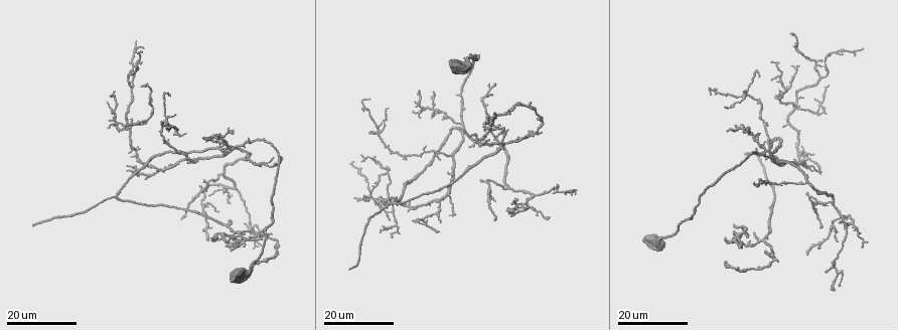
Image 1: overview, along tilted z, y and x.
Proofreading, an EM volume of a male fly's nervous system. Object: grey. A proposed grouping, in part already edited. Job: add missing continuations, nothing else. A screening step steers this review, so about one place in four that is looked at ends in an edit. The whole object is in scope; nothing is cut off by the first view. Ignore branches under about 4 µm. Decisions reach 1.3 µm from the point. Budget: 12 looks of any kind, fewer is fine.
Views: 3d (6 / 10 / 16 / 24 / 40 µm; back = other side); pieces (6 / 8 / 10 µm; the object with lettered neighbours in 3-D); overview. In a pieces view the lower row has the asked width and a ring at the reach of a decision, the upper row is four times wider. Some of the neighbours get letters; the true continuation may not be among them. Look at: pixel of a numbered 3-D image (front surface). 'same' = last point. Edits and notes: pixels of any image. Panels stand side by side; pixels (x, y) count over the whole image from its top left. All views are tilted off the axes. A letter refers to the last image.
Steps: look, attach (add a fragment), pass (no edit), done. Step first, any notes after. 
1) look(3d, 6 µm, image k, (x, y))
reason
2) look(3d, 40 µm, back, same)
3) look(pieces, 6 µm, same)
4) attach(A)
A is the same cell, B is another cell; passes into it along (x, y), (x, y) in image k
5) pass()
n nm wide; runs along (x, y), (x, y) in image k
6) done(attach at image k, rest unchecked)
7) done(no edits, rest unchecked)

look(3d, 16 µm, image 1, (557, 184))
free end

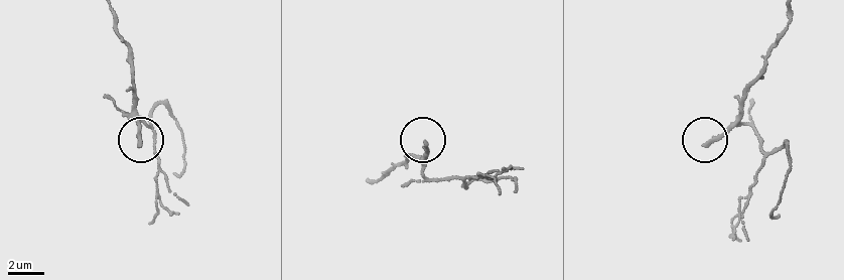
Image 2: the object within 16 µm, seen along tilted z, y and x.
look(pieces, 10 µm, image 2, (141, 146))

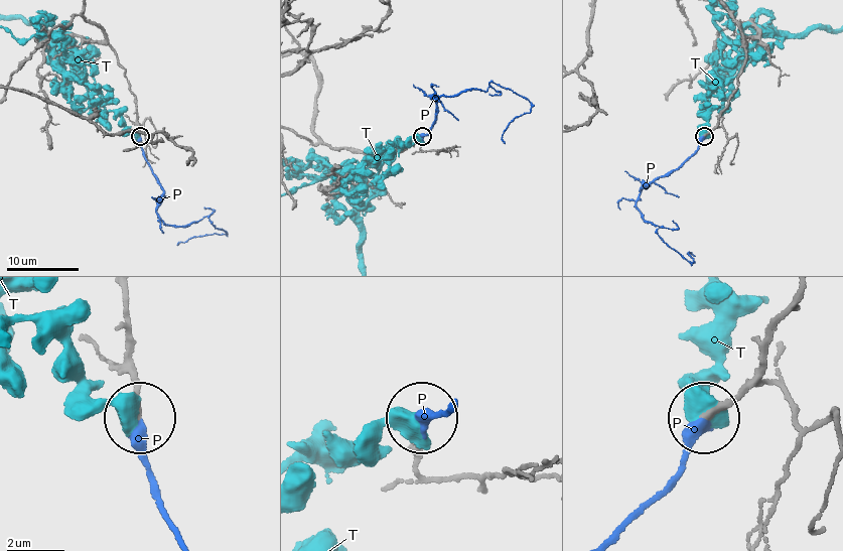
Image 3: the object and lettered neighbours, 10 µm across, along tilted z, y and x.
attach(P)
P is the same cell, T is another cell; it goes on there

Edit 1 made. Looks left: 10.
look(3d, 16 µm, image 1, (206, 240))

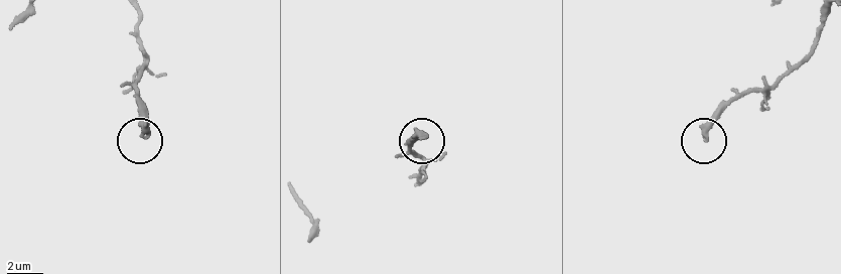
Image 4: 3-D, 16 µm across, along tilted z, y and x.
look(pieces, 10 µm, image 4, (708, 137))

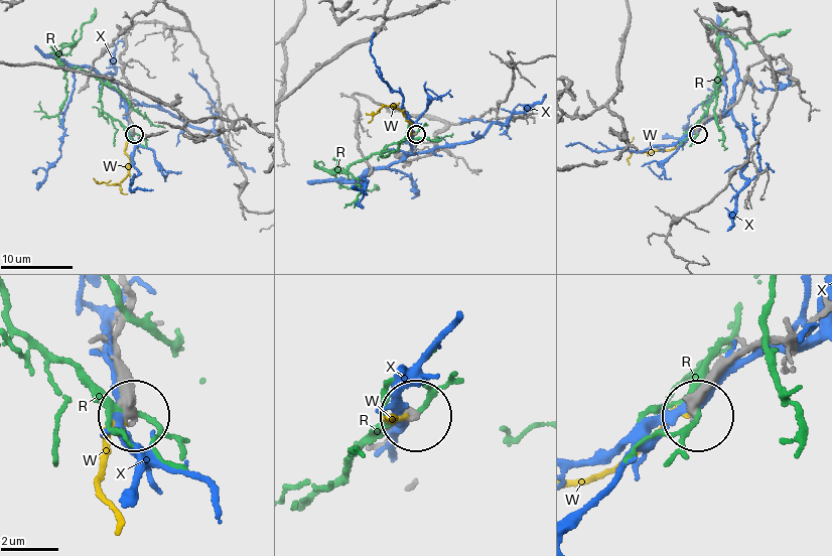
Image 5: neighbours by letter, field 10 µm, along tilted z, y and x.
attach(W)
310 nm wide; W is the same cell, R and X are other cells; passes into it along (120, 320), (116, 348), (128, 411), (101, 480), (123, 521) in image 5; the neuron continues

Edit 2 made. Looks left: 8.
look(3d, 16 µm, image 1, (181, 219))
free end

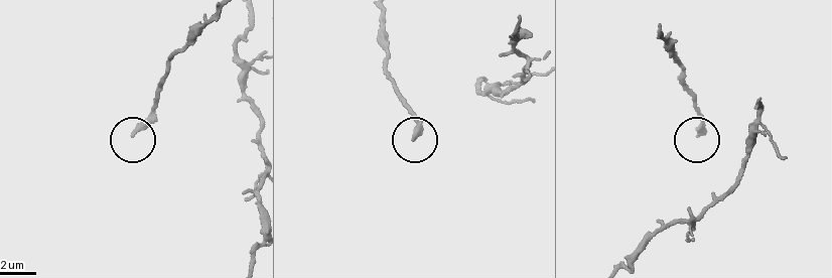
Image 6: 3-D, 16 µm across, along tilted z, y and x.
look(pieces, 8 µm, image 6, (134, 135))

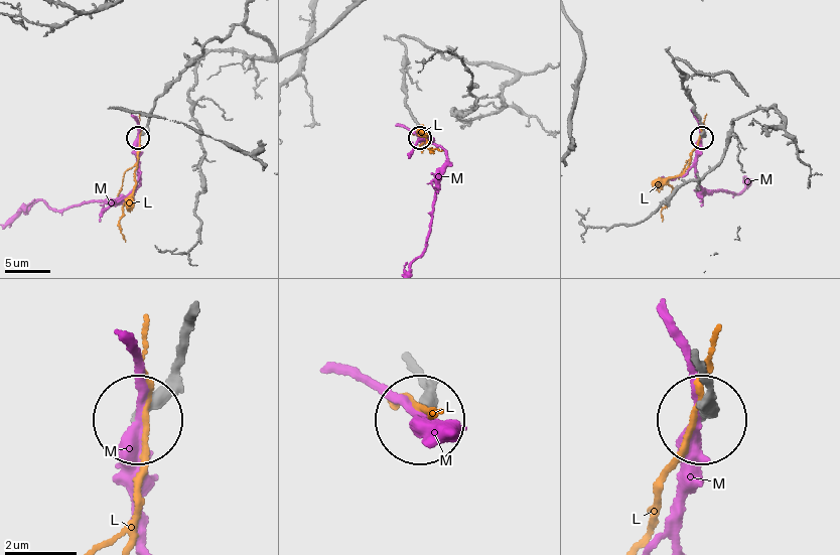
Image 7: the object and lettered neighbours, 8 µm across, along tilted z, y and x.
pass()
L and M are other cells; runs along (193, 323), (172, 387), (142, 421) in image 7; none of them fits

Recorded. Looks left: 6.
look(3d, 16 µm, image 1, (229, 220))
an open end

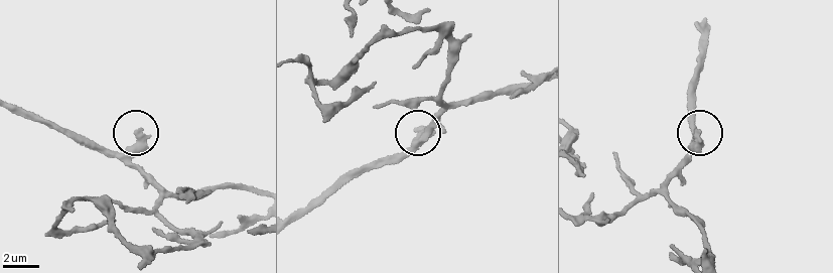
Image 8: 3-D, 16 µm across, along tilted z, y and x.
look(pieces, 8 µm, image 8, (149, 137))

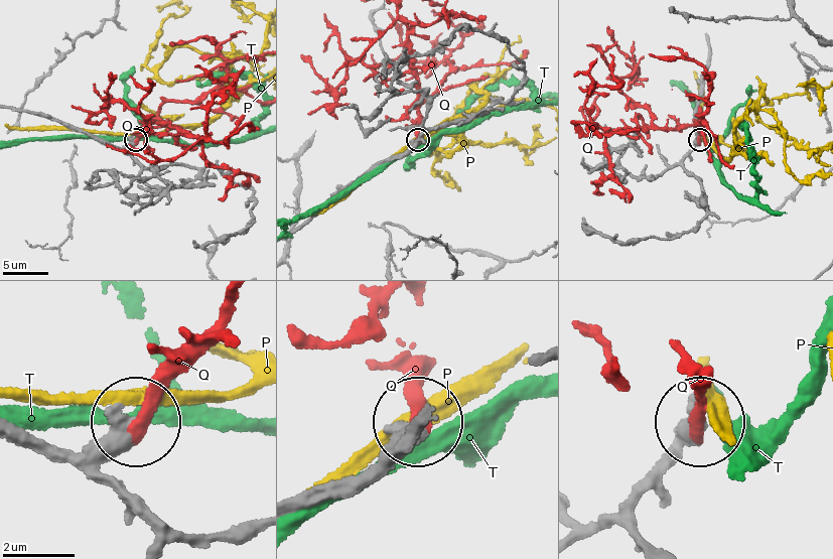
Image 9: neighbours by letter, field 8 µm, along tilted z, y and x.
attach(Q)
320 nm wide; Q is the same cell, P and T are other cells; passes into it along (16, 436), (61, 447), (121, 441), (170, 368), (224, 340) in image 9; the neuron continues

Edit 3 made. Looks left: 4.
look(3d, 24 µm, image 1, (33, 225))
long arm stops here

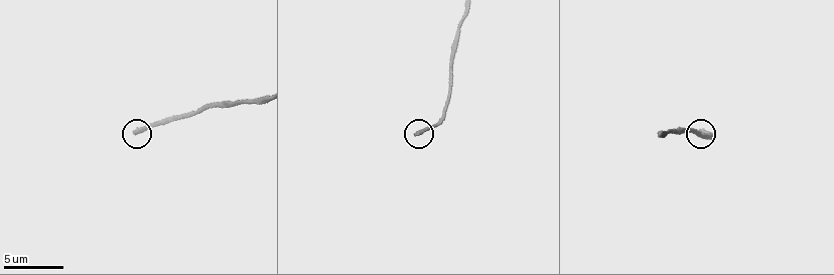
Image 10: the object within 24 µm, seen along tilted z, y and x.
look(pieces, 6 µm, image 10, (416, 132))

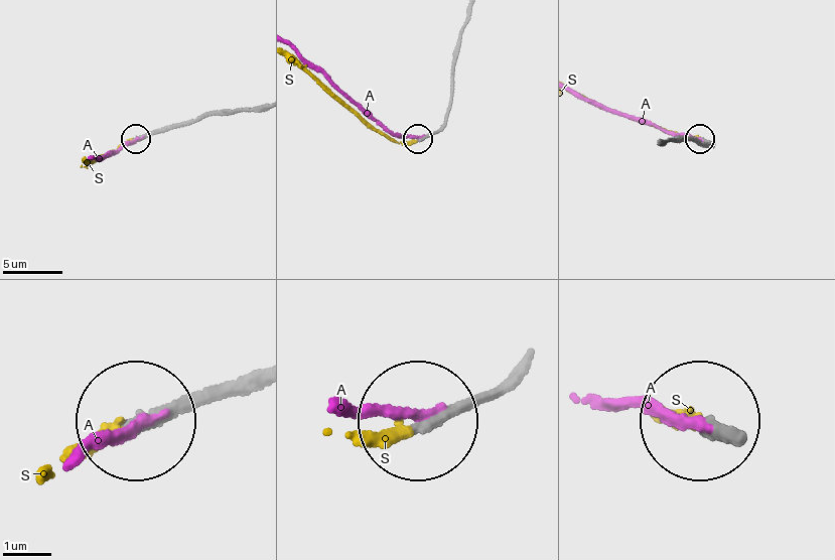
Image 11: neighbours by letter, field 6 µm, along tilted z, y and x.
attach(S)
S is the same cell, A is another cell; passes into it along (442, 127), (425, 138), (399, 144), (293, 63) in image 11; the neuron continues

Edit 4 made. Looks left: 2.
look(3d, 16 µm, image 1, (828, 87))
branch stops here

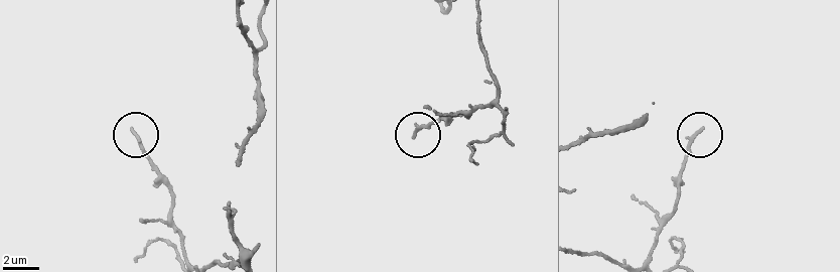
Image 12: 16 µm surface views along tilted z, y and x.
look(pieces, 10 µm, image 12, (135, 130))

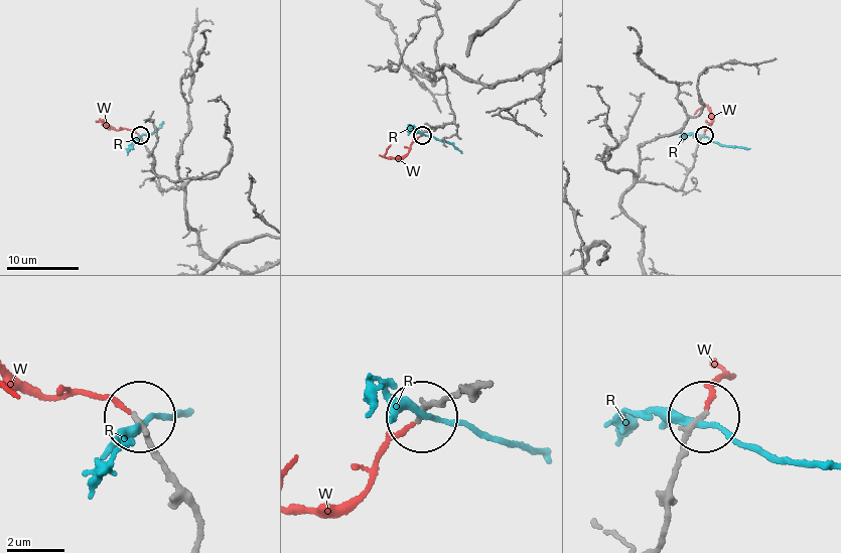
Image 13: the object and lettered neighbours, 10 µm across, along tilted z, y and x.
attach(W)
W is the same cell, R is another cell; passes into it along (185, 496), (132, 411), (84, 392), (53, 396), (19, 382) in image 13; the neuron continues

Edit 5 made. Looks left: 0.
done(attach at image 3, attach at image 5, attach at image 9, attach at image 11, attach at image 13, rest unchecked)

